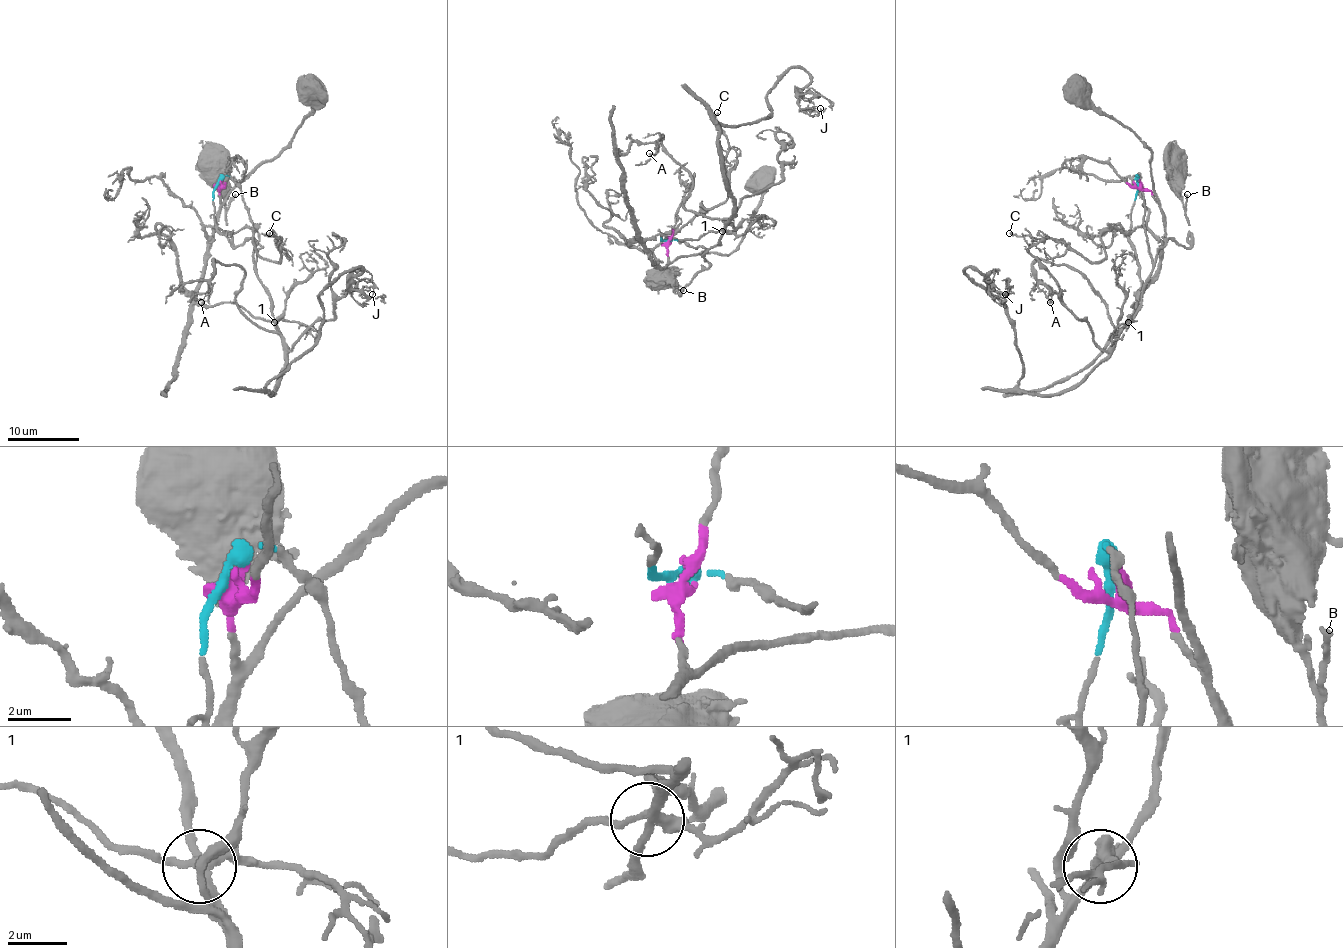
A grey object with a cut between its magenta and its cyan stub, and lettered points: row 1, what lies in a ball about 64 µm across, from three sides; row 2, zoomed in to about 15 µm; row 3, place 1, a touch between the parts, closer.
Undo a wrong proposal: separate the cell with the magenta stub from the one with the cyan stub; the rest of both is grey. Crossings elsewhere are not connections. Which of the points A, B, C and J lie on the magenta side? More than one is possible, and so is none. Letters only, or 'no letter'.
C

